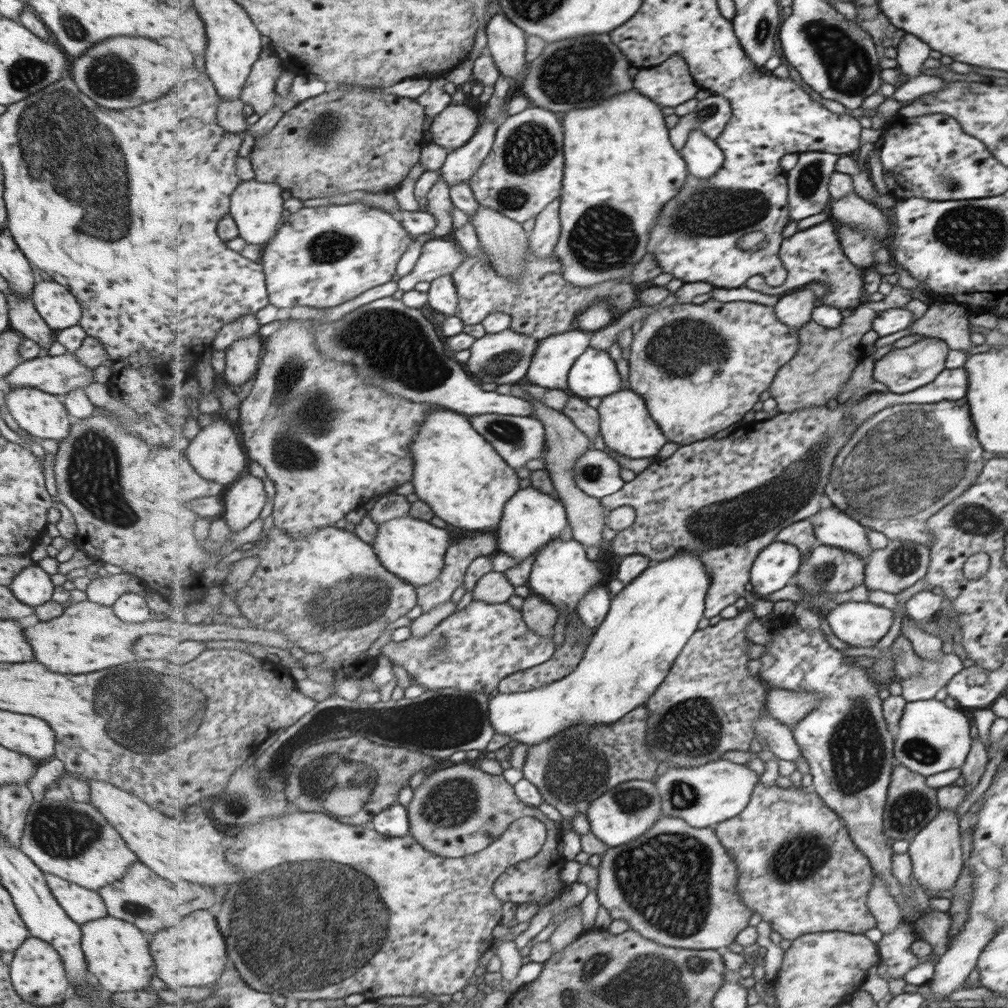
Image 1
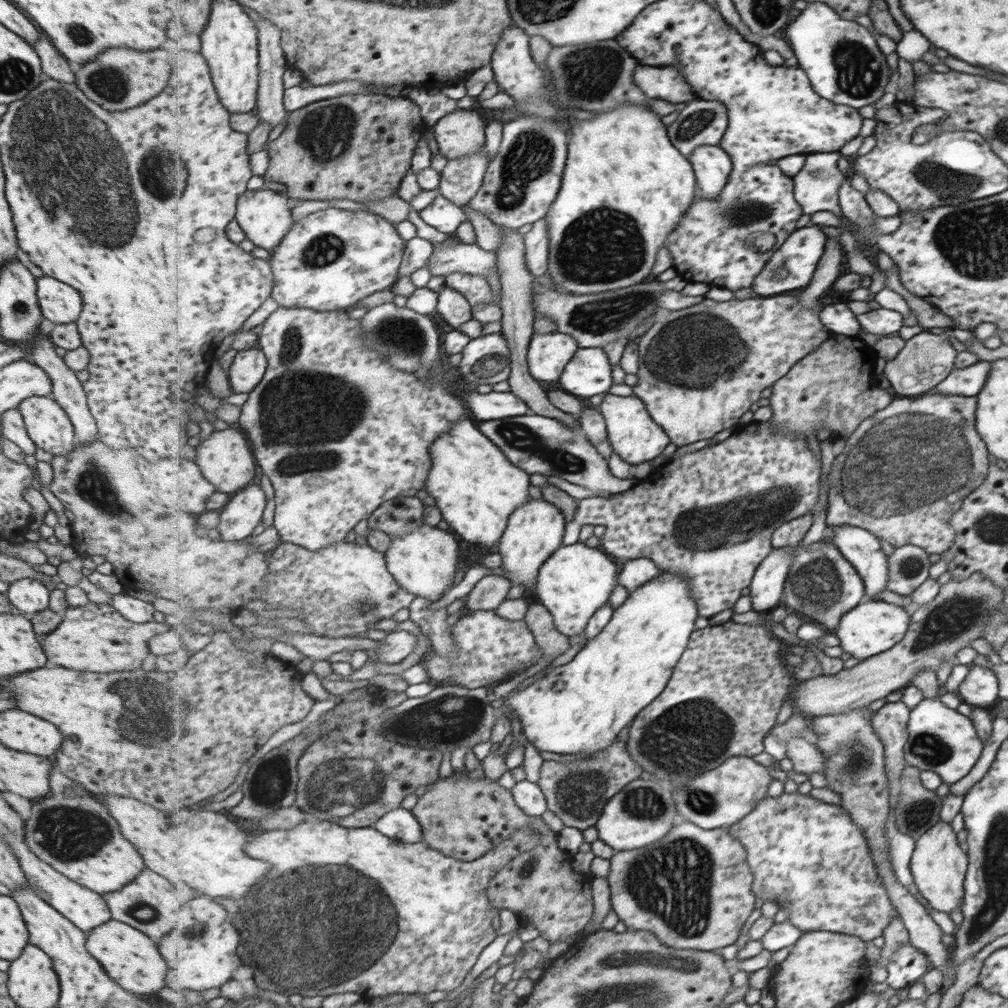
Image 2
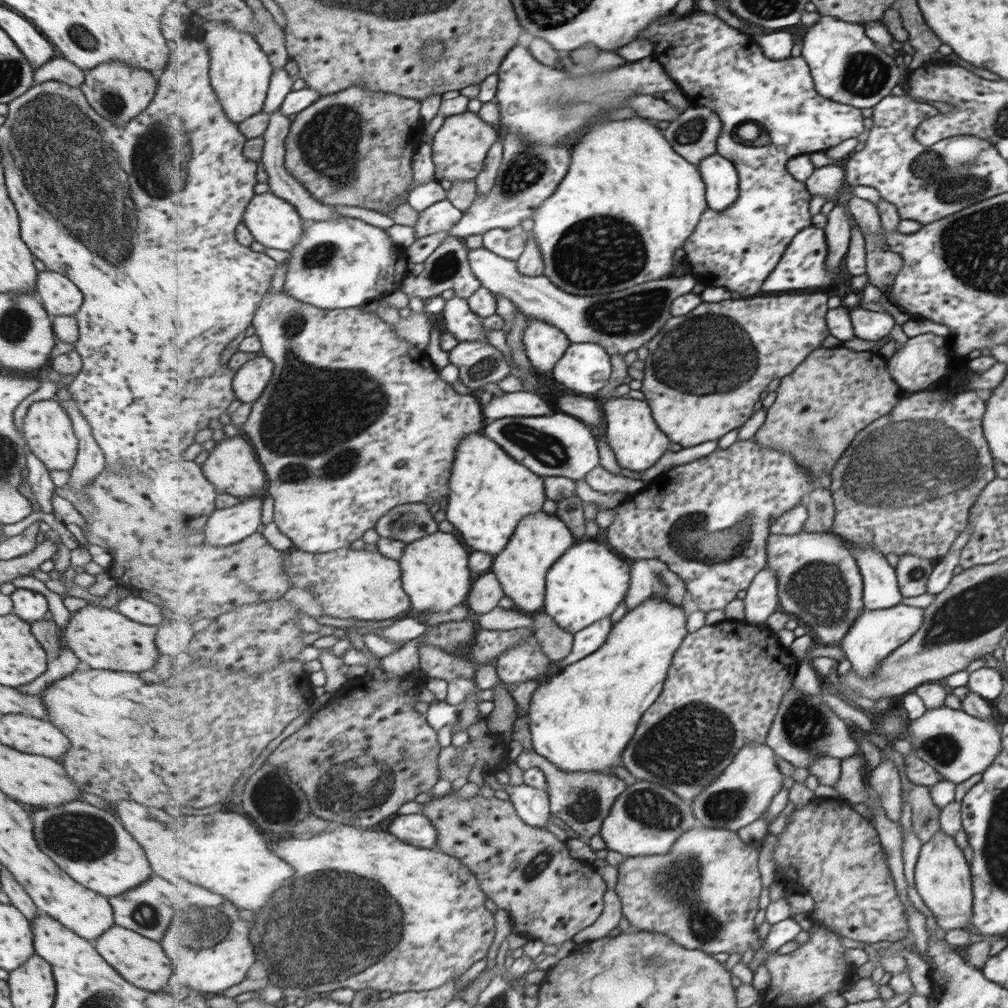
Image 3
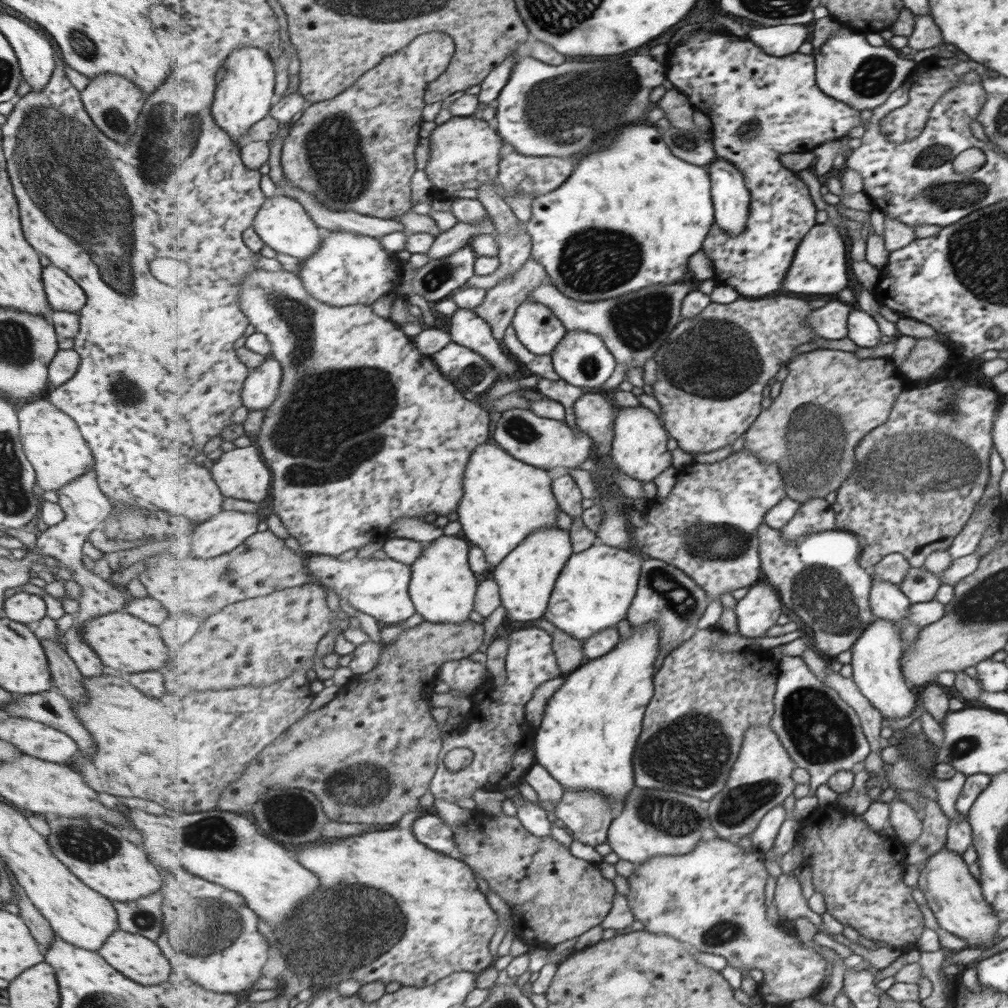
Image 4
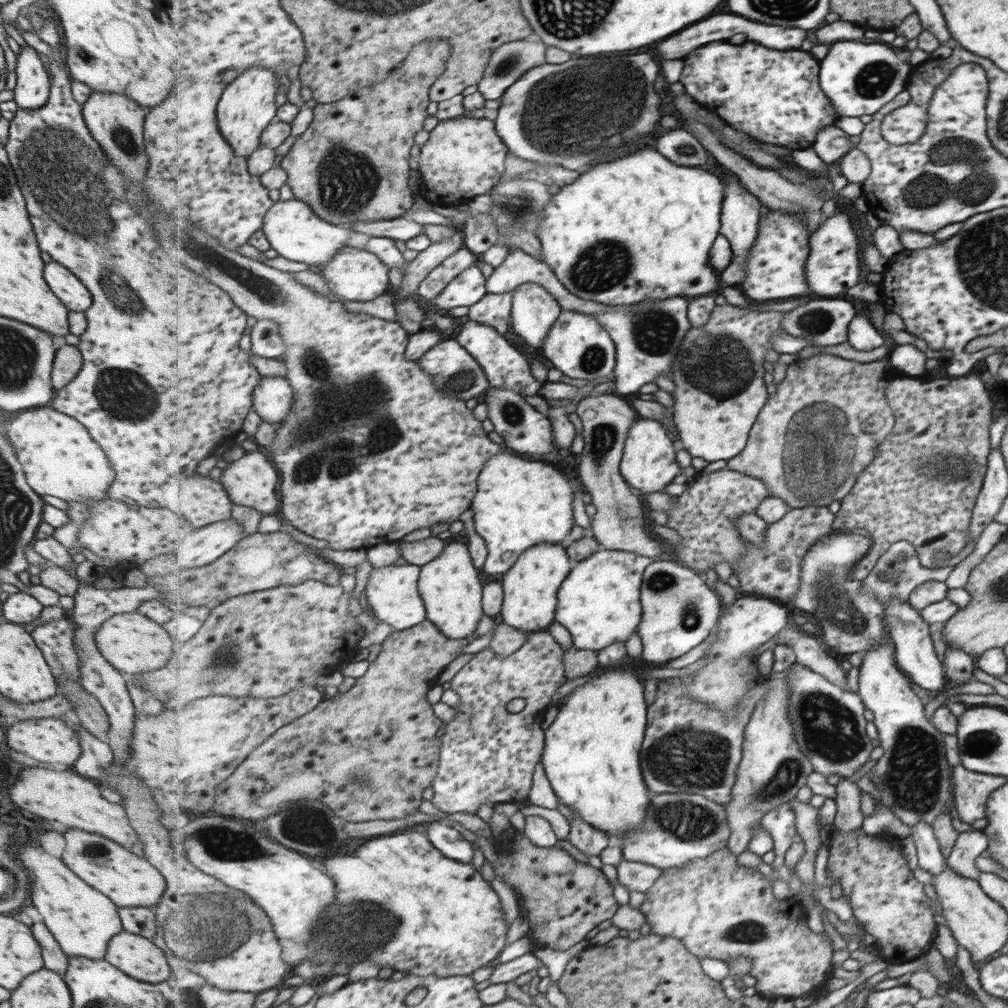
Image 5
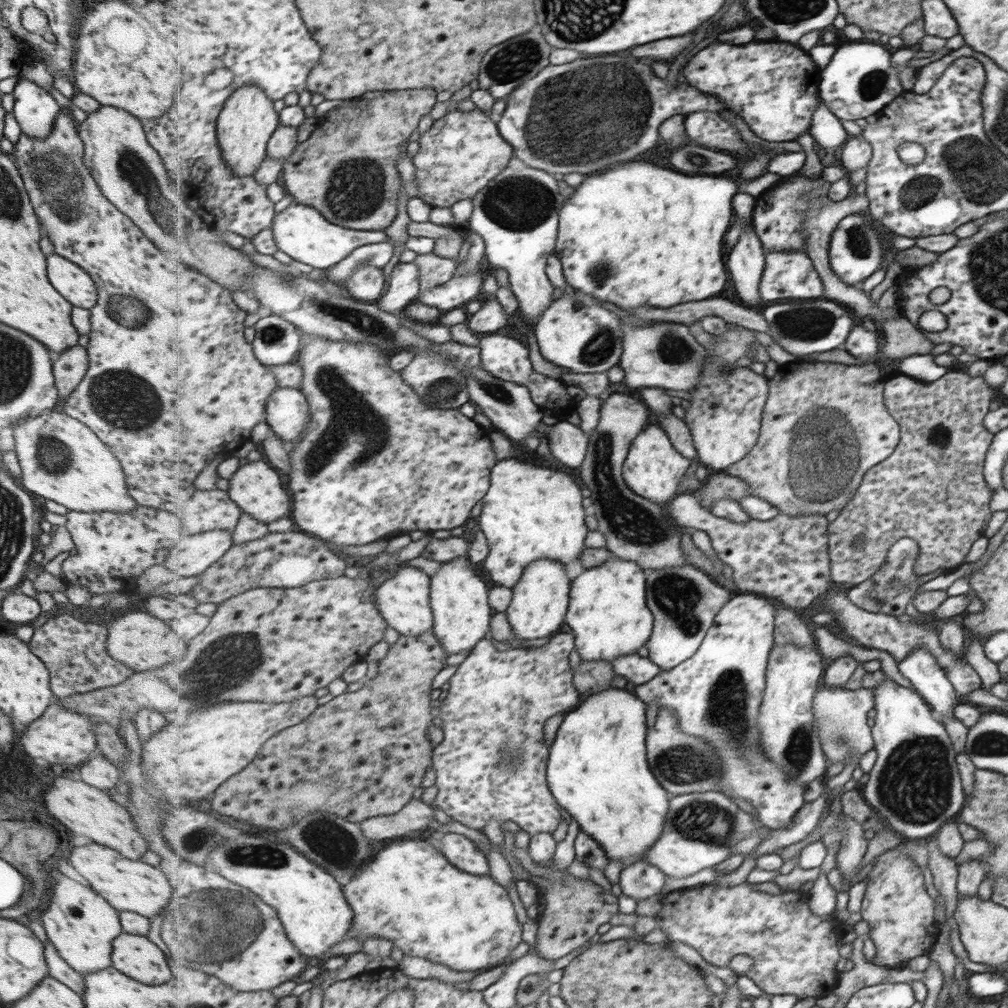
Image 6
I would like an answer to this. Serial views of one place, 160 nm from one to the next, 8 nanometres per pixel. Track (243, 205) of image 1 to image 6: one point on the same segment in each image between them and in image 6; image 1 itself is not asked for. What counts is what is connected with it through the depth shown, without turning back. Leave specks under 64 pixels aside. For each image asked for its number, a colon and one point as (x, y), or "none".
2: (265, 216)
3: (275, 222)
4: (283, 223)
5: (294, 229)
6: (304, 233)

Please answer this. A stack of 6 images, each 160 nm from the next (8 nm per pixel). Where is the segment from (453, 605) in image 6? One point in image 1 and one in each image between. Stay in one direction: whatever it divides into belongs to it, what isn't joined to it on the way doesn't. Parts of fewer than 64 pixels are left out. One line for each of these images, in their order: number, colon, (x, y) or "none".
1: (415, 550)
2: (424, 561)
3: (436, 573)
4: (443, 588)
5: (450, 585)

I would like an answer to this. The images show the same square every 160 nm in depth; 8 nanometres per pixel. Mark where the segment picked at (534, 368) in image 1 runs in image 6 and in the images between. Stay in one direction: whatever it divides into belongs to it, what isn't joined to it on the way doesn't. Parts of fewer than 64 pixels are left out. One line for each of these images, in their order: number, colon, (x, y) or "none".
2: (549, 354)
3: (546, 345)
4: (538, 328)
5: (535, 310)
6: (518, 214)

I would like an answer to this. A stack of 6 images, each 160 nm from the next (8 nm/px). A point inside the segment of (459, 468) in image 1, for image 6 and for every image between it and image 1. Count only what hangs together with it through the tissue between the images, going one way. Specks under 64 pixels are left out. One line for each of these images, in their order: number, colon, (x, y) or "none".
2: (477, 488)
3: (490, 492)
4: (505, 500)
5: (522, 502)
6: (531, 513)

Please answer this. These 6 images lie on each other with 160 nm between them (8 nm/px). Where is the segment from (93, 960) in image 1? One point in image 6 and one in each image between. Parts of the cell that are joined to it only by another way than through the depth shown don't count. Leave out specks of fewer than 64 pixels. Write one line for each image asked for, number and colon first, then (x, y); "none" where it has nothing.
2: (126, 956)
3: (140, 961)
4: (138, 959)
5: (138, 958)
6: (134, 956)

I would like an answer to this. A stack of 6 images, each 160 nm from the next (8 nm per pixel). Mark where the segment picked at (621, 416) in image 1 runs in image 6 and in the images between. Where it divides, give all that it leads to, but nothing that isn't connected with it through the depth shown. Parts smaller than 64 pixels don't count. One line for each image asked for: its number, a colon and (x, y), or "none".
2: (634, 435)
3: (634, 435)
4: (640, 449)
5: (649, 465)
6: (654, 467)

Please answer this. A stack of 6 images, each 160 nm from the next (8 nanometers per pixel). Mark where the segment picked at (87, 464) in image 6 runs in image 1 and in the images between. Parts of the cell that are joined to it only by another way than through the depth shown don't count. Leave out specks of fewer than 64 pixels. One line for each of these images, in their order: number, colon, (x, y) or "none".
1: (40, 414)
2: (46, 424)
3: (46, 429)
4: (51, 441)
5: (58, 457)

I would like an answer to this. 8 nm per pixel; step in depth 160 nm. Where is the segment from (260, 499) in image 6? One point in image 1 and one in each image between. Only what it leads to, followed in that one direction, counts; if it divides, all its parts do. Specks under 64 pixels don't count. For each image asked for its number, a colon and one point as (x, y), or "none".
1: (214, 449)
2: (224, 456)
3: (231, 466)
4: (241, 473)
5: (251, 480)

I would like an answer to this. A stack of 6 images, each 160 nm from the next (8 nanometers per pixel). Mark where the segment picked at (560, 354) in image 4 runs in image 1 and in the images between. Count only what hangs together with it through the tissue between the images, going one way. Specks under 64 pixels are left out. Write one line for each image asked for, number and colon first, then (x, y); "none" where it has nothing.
1: (596, 374)
2: (588, 374)
3: (586, 368)

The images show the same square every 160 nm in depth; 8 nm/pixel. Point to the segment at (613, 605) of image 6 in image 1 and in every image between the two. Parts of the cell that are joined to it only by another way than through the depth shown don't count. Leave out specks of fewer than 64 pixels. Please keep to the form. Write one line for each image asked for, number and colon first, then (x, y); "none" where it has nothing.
1: (562, 574)
2: (577, 580)
3: (586, 584)
4: (596, 588)
5: (600, 603)

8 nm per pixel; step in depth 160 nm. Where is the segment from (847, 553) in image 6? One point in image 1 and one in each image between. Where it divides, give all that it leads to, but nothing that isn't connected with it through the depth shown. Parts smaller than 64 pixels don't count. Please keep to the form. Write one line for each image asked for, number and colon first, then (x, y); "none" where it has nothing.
1: (903, 464)
2: (901, 474)
3: (906, 483)
4: (893, 504)
5: (900, 496)

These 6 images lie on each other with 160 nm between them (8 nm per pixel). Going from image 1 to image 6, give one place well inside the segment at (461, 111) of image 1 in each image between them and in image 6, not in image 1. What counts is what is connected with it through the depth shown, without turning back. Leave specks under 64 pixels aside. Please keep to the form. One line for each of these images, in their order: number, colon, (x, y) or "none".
2: (463, 132)
3: (461, 146)
4: (465, 152)
5: (465, 157)
6: (457, 158)

